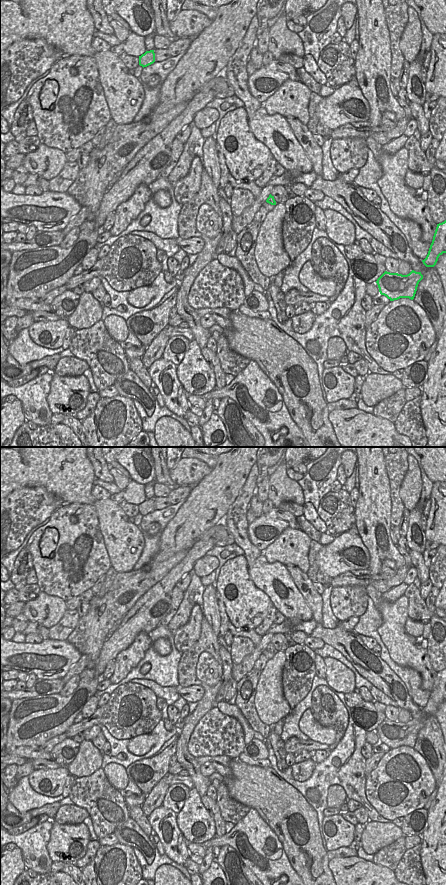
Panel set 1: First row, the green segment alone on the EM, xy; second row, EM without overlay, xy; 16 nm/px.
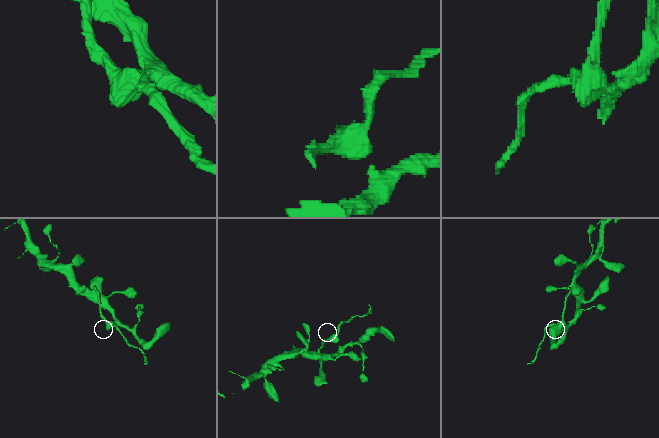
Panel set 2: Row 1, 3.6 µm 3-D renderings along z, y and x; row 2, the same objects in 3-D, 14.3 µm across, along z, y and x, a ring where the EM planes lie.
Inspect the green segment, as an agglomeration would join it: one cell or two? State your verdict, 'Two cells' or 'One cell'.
Two cells

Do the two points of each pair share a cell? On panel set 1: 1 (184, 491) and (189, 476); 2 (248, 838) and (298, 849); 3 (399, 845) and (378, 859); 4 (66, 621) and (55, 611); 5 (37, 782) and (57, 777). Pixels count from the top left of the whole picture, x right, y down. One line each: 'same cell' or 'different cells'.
1: different cells
2: different cells
3: same cell
4: different cells
5: same cell

